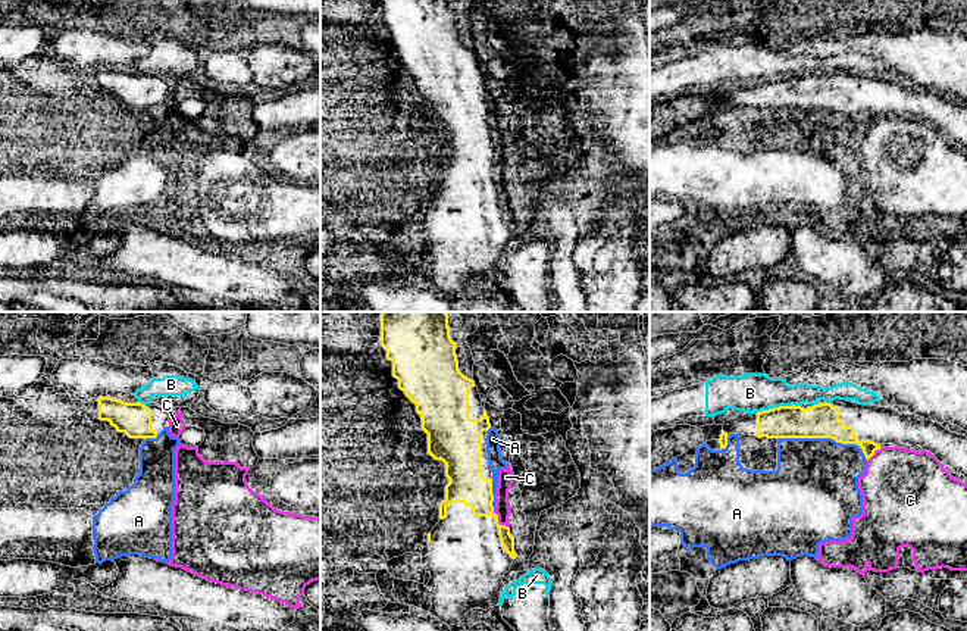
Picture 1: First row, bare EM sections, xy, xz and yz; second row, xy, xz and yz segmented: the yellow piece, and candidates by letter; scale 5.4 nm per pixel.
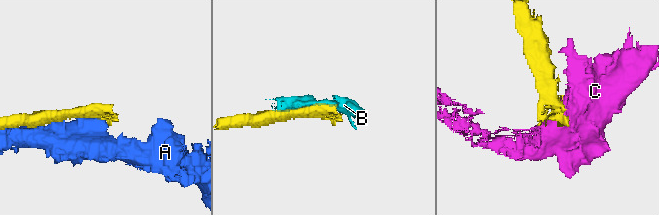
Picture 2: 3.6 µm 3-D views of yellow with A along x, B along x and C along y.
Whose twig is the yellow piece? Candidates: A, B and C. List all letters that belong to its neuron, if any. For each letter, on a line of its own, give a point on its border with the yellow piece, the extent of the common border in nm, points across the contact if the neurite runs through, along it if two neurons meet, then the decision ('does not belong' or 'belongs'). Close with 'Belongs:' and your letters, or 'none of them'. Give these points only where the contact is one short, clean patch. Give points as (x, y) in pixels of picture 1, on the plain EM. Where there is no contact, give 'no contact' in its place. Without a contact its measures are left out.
A: meets yellow in yz at (819, 108); contact 460 nm long; does not belong
B: meets yellow in yz at (779, 77); contact 240 nm long; border along yz (800, 75), (779, 75), (757, 83); does not belong
C: meets yellow in xz at (497, 191); contact 150 nm long; does not belong
Belongs: none of them

